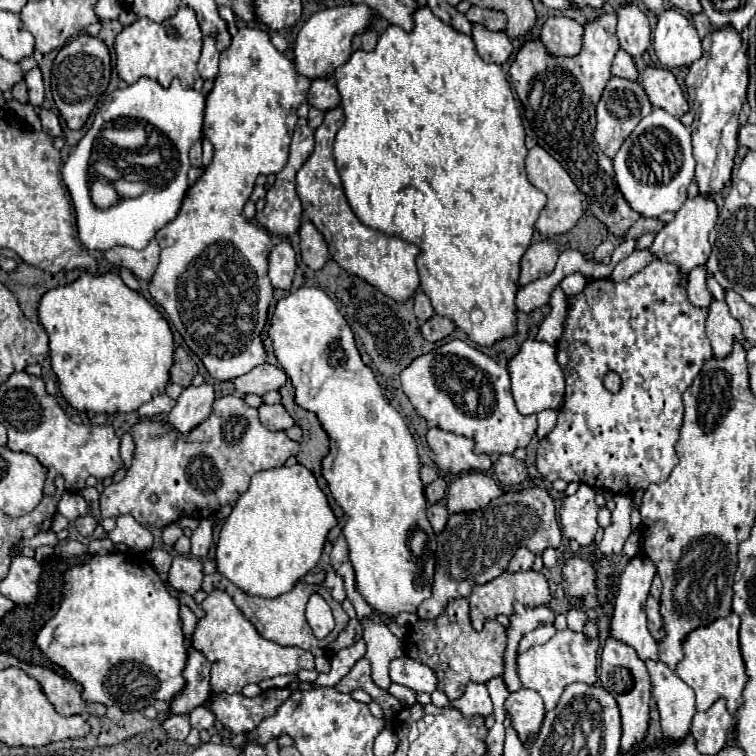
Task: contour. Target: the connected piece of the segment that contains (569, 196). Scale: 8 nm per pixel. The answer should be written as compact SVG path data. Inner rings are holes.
M534 146L532 150L528 150L528 156L526 156L526 174L528 174L530 184L534 184L538 190L542 190L548 196L548 202L544 210L540 212L540 218L536 220L536 230L542 236L554 236L554 234L564 234L572 230L576 222L582 218L584 208L582 208L580 190L576 188L568 172L544 148Z

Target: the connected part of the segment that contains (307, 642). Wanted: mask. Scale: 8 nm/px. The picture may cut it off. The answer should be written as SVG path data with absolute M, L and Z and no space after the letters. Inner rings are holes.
M214 572L214 574L210 574L210 576L204 576L202 590L204 590L206 594L210 594L212 590L224 590L228 596L232 596L234 604L242 610L242 614L256 626L256 630L258 630L260 636L264 636L264 638L268 638L268 640L272 640L272 642L276 642L276 644L280 644L280 646L298 646L298 648L310 650L314 656L322 656L322 654L326 652L328 640L332 640L334 636L338 636L338 632L340 632L340 630L346 626L346 622L348 622L348 616L346 616L346 612L342 610L342 604L336 602L336 600L330 596L330 590L324 588L322 584L298 582L290 592L286 592L286 594L282 594L282 596L278 596L278 598L258 598L258 596L248 596L248 594L244 594L244 592L242 592L240 588L236 588L232 582L224 580L224 576L220 576L218 572ZM312 594L320 594L320 596L328 602L328 606L332 608L332 612L334 612L334 616L336 616L336 630L330 632L328 640L316 638L316 636L314 636L314 630L310 628L310 624L308 624L308 620L306 620L306 604L308 604L308 598L310 598Z

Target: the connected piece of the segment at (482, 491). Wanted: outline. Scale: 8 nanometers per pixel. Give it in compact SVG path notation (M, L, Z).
M466 472L452 482L446 494L446 508L450 514L472 512L500 498L504 488L484 472Z

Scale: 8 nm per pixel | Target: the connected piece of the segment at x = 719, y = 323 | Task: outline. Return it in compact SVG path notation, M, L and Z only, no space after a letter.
M714 300L710 306L708 318L706 318L706 334L712 342L714 358L726 358L732 354L734 342L744 344L744 334L740 328L740 322L732 318L728 312L728 306L724 302Z

